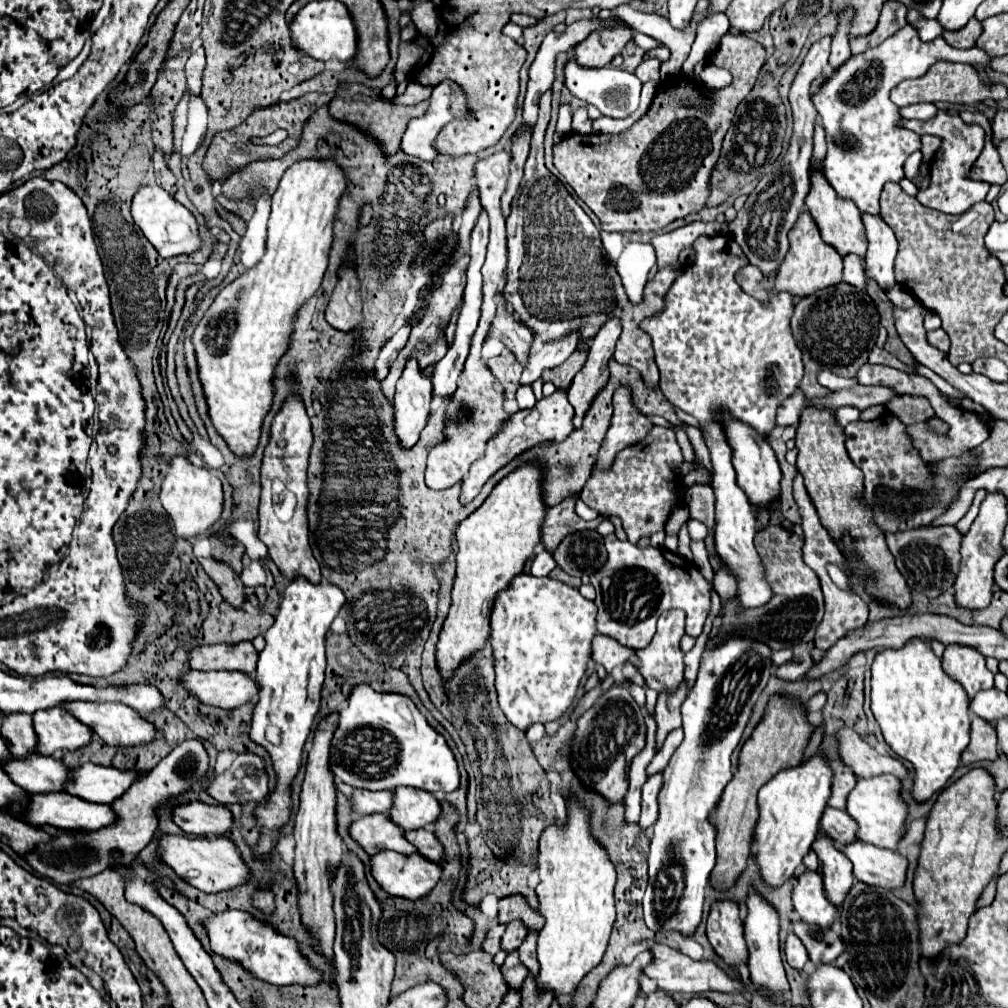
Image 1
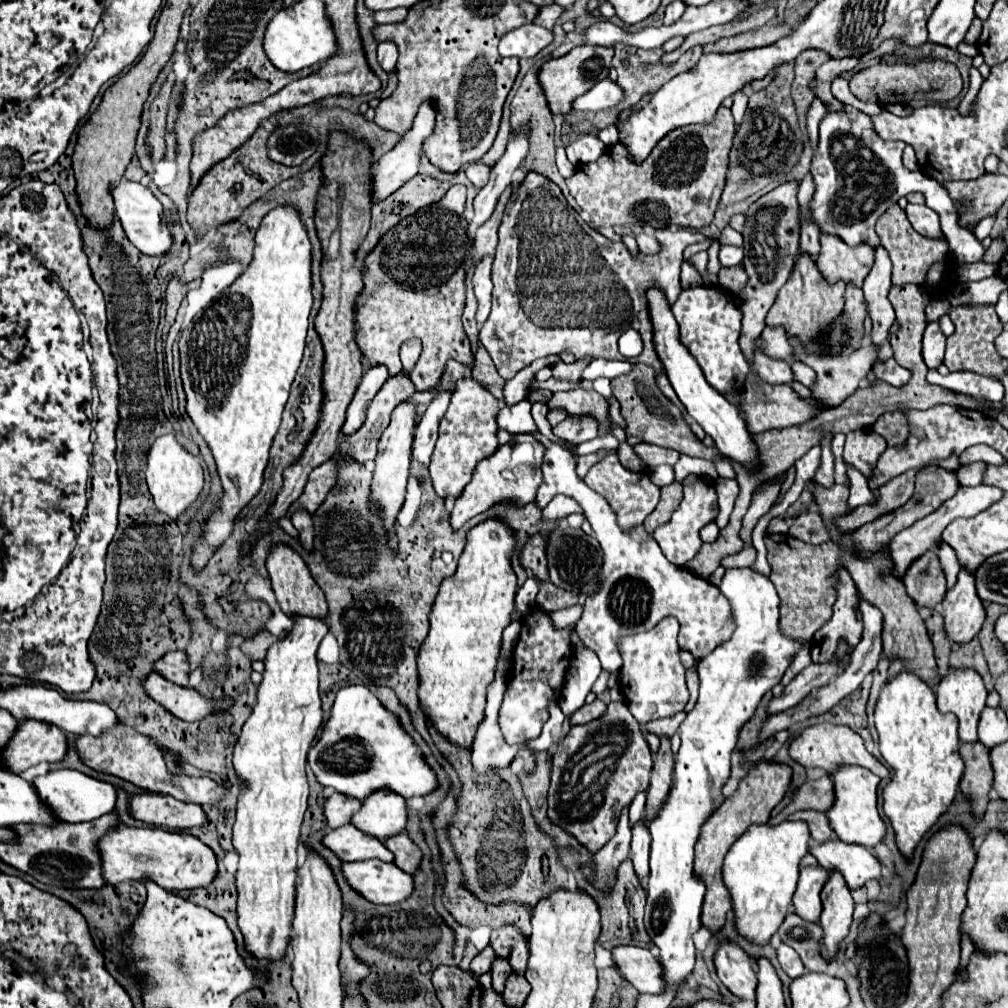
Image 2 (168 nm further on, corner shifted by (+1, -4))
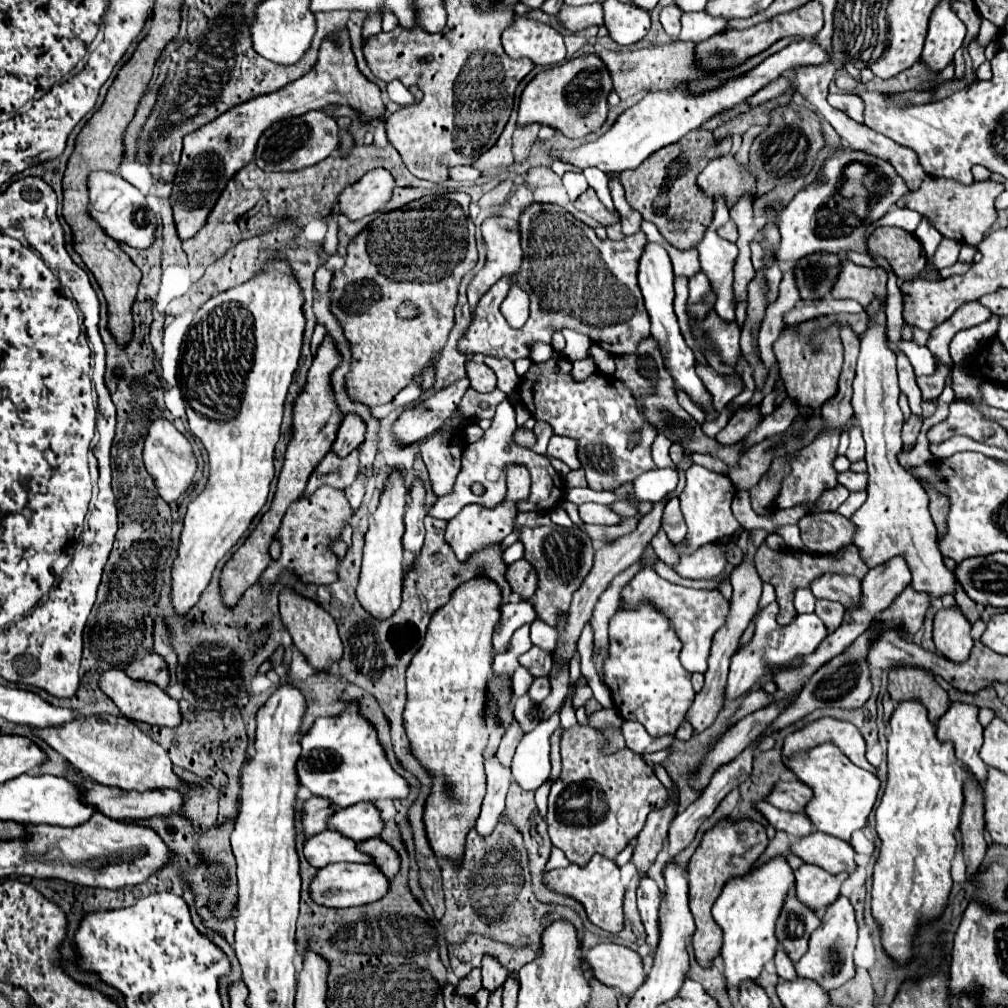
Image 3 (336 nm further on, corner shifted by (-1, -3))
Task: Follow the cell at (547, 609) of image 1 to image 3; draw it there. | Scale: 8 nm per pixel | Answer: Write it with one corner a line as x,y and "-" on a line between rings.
513,717
513,721
505,727
505,735
503,735
501,745
499,745
499,751
497,751
499,761
501,761
505,767
511,765
511,759
513,759
515,747
517,747
517,743
523,739
523,735
525,735
525,733
521,733
521,727
517,725
517,719

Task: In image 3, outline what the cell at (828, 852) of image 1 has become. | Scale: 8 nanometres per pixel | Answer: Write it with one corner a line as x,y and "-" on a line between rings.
839,895
837,901
827,907
827,911
821,919
821,925
811,933
809,951
795,963
797,975
817,981
825,991
833,991
833,989
841,987
855,975
855,967
853,967
855,943
857,943
855,909
847,897

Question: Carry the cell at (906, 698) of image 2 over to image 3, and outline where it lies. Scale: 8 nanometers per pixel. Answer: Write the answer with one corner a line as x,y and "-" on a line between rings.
915,699
897,703
887,727
889,727
887,735
889,779
881,803
875,811
877,833
881,837
881,853
873,873
871,909
873,917
879,921
883,929
881,941
885,951
893,959
903,963
911,957
911,939
919,921
929,921
937,917
947,905
947,897
953,885
949,869
957,847
953,833
959,825
959,815
963,807
963,767
961,763
957,763
957,757
953,755
953,743
941,743
941,739
937,739
935,723
929,723
925,707
921,707
921,703
915,703

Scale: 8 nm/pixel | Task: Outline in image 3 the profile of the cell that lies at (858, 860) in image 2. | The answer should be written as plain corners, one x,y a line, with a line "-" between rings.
815,831
803,839
793,841
791,845
793,855
801,857
805,863
813,863
823,867
829,873
855,873
855,849
851,843
837,839
833,835
823,835

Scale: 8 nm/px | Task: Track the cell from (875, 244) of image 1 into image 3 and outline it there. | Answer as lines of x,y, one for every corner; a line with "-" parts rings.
873,303
873,307
867,307
865,311
869,315
869,323
861,337
857,377
853,381
853,425
841,434
837,450
837,456
844,455
849,446
849,431
853,427
861,427
867,443
865,461
869,465
869,485
867,501
851,517
857,527
853,543
859,547
861,557
869,567
877,567
881,563
887,563
895,555
903,555
913,575
911,585
917,591
927,591
931,599
943,597
945,593
955,593
955,579
951,571
947,571
947,567
943,565
943,555
937,543
937,531
927,509
927,493
919,485
919,481
897,461
897,453
903,447
903,413
897,403
901,391
897,385
895,353
889,349
887,343
885,303

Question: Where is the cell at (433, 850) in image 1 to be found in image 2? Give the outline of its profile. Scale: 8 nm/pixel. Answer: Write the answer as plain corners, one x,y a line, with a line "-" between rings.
401,832
399,836
391,836
391,838
383,840
383,844
395,854
395,860
393,860
395,866
399,866
407,874
415,874
417,872
419,860
421,860
421,852
409,840
409,836
405,832

